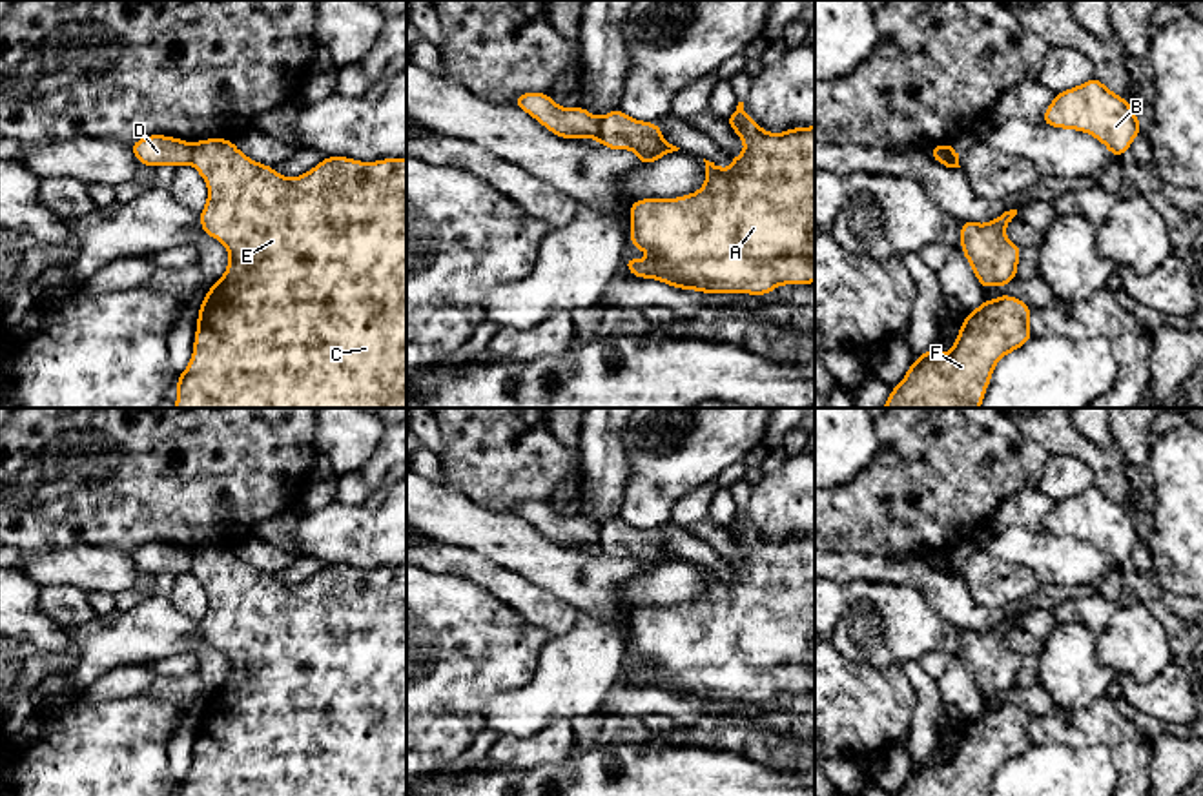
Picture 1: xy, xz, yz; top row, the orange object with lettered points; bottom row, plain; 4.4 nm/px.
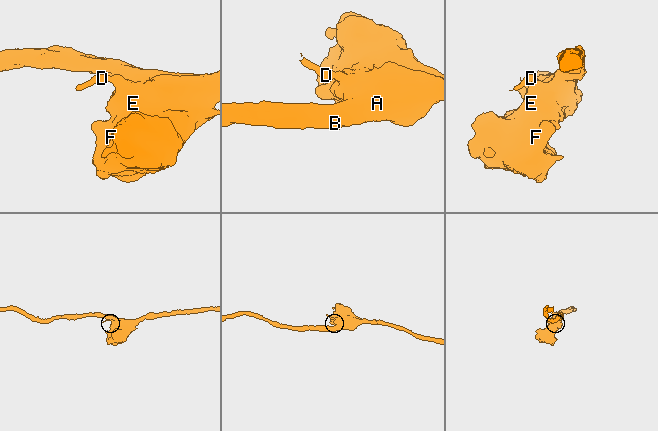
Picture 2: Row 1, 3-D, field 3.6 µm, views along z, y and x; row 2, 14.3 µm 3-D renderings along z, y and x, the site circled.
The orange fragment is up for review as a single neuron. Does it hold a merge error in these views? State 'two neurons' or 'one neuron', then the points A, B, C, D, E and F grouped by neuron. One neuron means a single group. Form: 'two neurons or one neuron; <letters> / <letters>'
two neurons; A B C E F / D

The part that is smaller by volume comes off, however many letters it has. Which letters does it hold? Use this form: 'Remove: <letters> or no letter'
Remove: D

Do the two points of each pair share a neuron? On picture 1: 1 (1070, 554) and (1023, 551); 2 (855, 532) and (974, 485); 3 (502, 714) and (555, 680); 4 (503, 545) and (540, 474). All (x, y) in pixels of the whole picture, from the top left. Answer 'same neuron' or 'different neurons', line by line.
1: same neuron
2: same neuron
3: same neuron
4: different neurons

